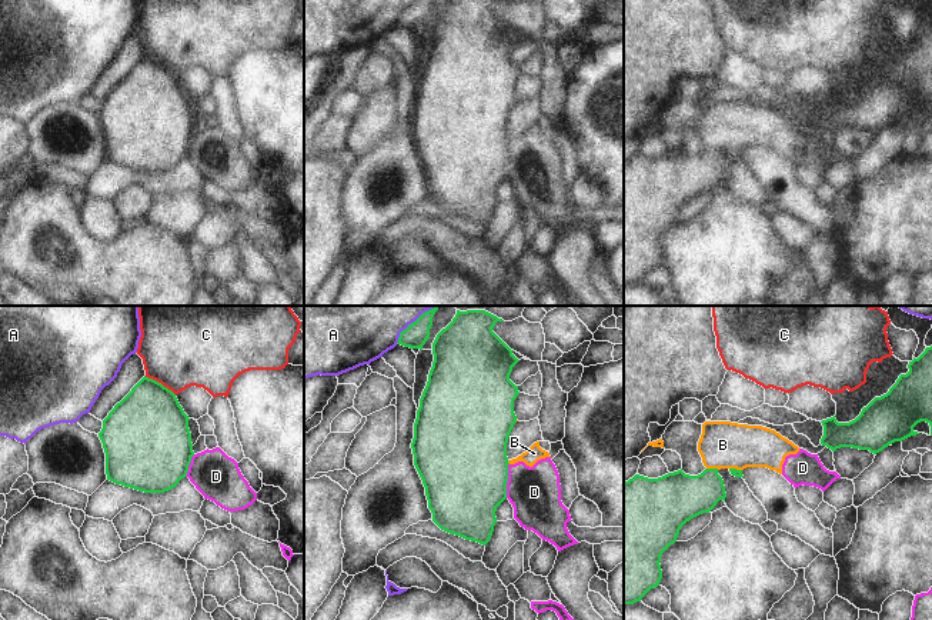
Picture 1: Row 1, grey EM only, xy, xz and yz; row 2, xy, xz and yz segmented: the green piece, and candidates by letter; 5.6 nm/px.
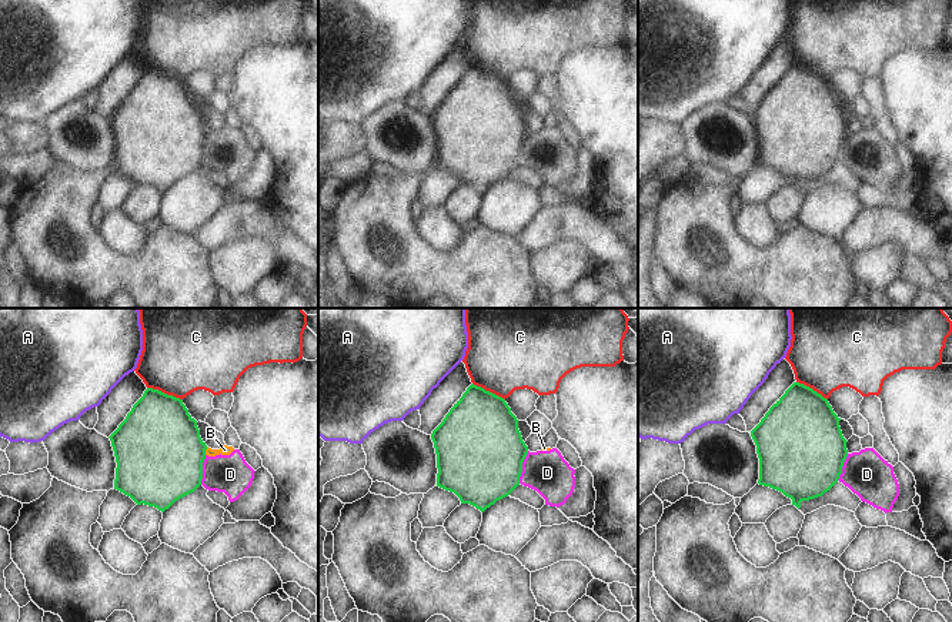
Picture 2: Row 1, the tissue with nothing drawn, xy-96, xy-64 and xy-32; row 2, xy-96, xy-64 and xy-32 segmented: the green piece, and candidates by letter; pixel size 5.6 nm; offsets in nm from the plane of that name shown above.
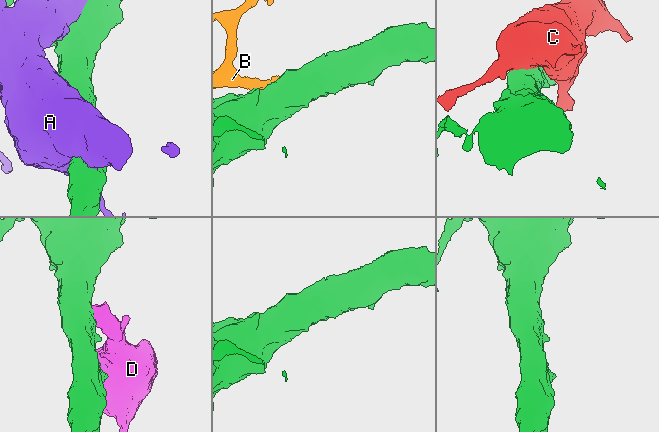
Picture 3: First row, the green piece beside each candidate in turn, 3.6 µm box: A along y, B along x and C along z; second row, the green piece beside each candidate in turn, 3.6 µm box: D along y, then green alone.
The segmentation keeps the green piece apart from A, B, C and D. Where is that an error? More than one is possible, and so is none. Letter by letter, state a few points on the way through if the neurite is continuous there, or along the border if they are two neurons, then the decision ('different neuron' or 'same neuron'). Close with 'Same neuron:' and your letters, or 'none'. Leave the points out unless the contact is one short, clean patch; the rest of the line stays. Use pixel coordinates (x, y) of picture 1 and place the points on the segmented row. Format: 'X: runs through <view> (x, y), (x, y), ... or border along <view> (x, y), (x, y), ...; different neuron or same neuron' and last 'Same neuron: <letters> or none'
A: different neuron
B: different neuron
C: different neuron
D: border along xz (508, 463), (505, 497); different neuron
Same neuron: none

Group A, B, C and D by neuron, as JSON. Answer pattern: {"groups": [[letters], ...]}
{"groups": [["A"], ["B", "D"], ["C"]]}

